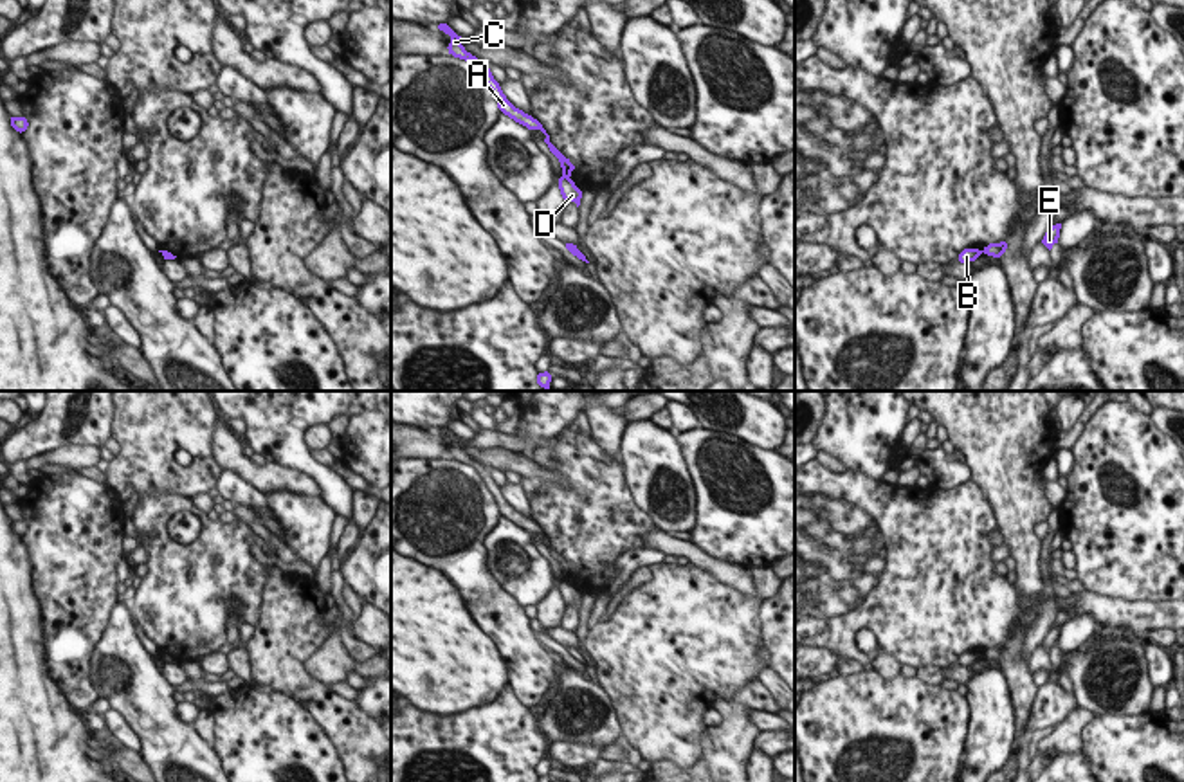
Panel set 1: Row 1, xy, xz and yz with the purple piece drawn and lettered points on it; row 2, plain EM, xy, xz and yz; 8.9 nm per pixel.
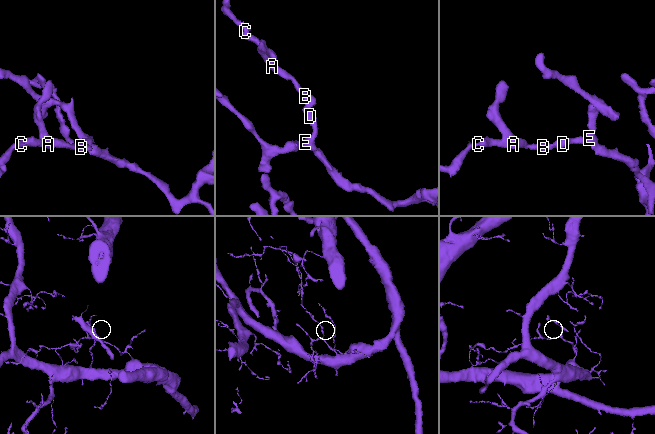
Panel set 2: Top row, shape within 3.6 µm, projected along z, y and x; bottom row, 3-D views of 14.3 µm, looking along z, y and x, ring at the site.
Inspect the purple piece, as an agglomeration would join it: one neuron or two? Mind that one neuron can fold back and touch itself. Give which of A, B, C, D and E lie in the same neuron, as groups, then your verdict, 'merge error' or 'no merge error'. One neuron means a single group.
groups A B C / D E; merge error

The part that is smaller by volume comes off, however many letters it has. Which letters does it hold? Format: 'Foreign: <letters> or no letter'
Foreign: A, B, C

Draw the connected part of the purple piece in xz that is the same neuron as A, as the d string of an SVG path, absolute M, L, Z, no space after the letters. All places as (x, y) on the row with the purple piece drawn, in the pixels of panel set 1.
M440 23L438 25L440 31L443 31L445 34L451 36L451 43L449 43L449 54L452 54L454 58L470 61L478 72L481 74L481 77L485 79L487 86L492 90L496 101L497 101L497 108L508 115L510 119L514 119L515 123L526 126L528 130L541 130L546 139L544 142L548 144L550 151L559 159L560 168L562 168L562 175L571 177L571 171L575 169L575 166L569 162L569 159L566 159L551 142L550 142L550 135L546 133L546 130L542 128L542 124L533 119L532 115L524 114L523 110L515 108L506 95L503 94L499 83L494 79L490 68L478 59L476 56L472 56L470 52L465 50L465 47L461 45L463 38L458 36L447 23Z

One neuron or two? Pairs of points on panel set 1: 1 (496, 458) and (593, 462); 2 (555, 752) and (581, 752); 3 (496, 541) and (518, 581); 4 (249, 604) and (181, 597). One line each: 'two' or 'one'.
1: two
2: one
3: one
4: one

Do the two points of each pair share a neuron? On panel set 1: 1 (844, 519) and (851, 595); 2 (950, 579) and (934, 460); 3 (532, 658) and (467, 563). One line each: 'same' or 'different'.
1: same
2: different
3: same

